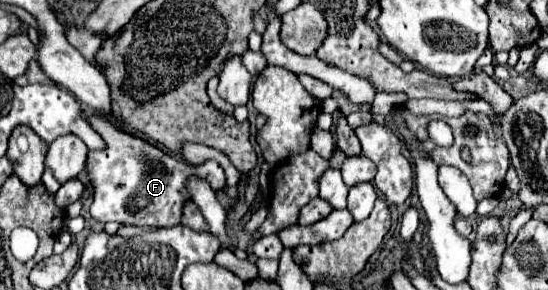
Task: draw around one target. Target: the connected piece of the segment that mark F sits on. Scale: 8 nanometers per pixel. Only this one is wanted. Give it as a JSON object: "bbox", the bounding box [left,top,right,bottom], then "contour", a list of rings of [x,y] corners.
{"bbox":[87,112,227,228],"contour":[[[99,112],[87,116],[87,122],[105,140],[103,150],[89,150],[87,154],[87,174],[93,184],[93,204],[89,212],[97,222],[107,224],[115,220],[119,224],[131,226],[171,228],[181,224],[183,204],[191,200],[191,192],[187,190],[187,178],[197,176],[209,182],[213,192],[219,192],[227,186],[223,168],[213,160],[207,160],[201,166],[191,166],[189,162],[163,152],[155,144],[149,144],[147,140],[117,128],[109,118],[101,116]]]}

